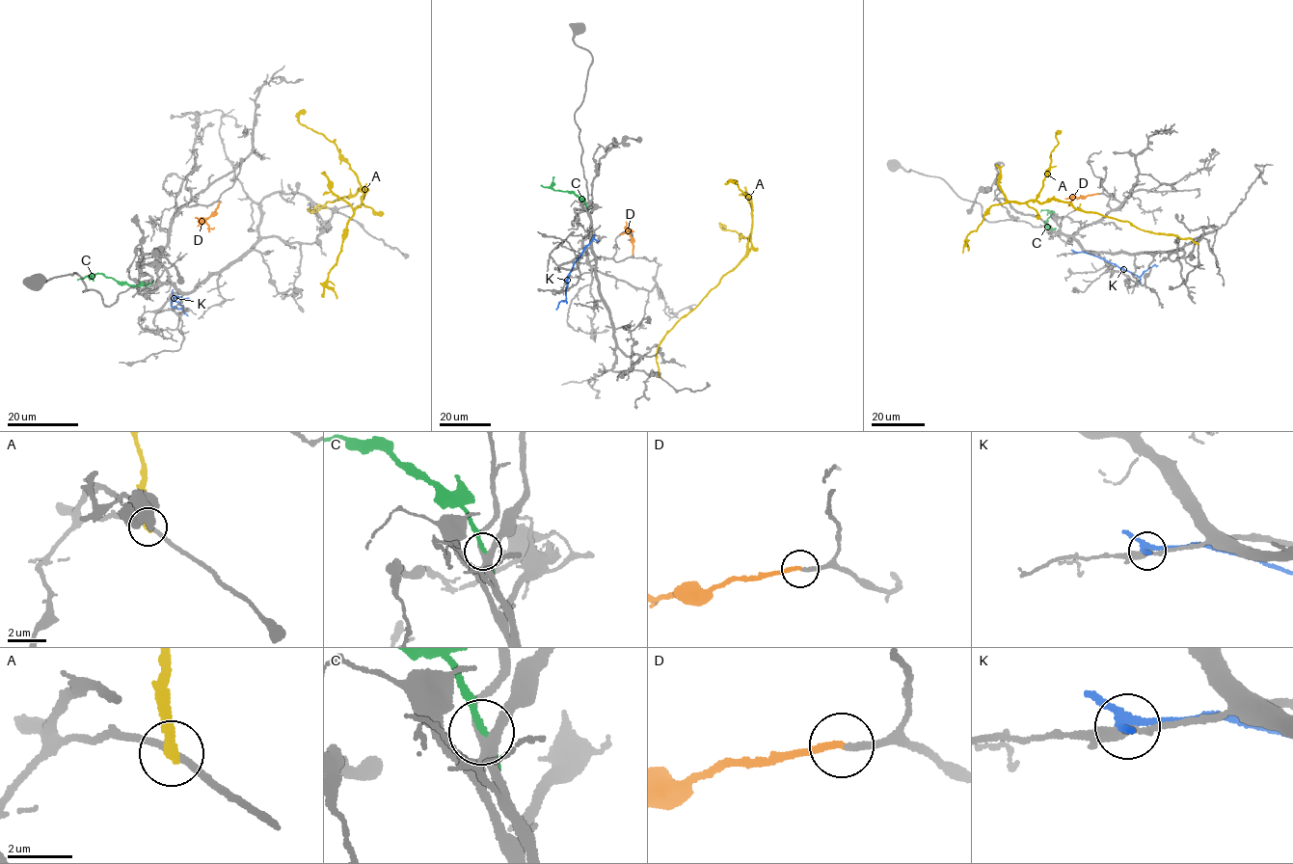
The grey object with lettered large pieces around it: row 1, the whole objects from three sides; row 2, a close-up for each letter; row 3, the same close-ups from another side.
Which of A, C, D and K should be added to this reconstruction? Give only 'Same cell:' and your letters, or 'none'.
Same cell: D

